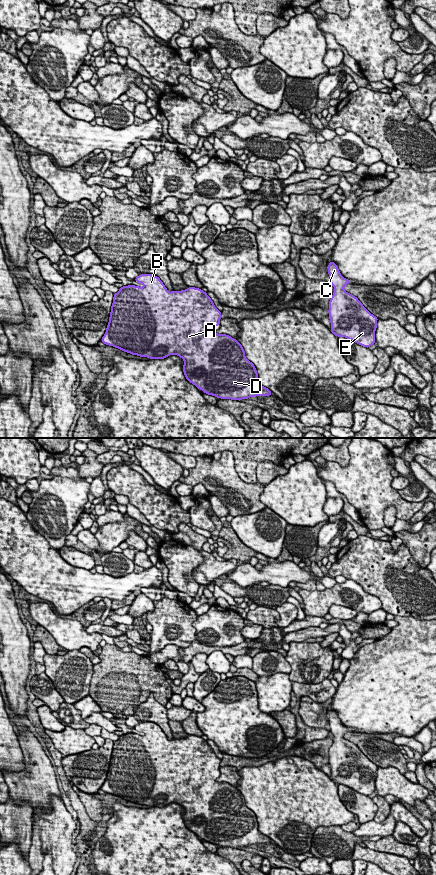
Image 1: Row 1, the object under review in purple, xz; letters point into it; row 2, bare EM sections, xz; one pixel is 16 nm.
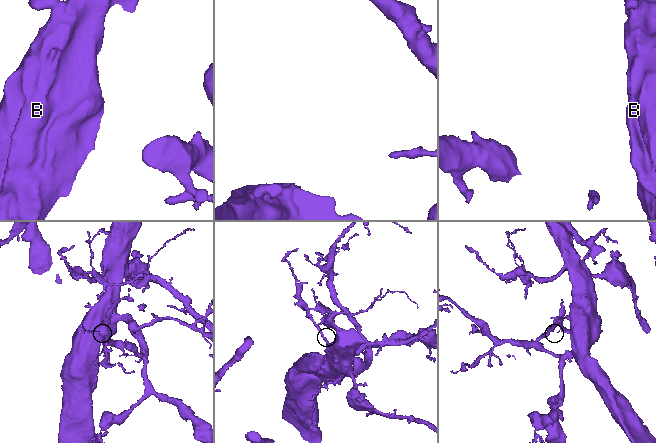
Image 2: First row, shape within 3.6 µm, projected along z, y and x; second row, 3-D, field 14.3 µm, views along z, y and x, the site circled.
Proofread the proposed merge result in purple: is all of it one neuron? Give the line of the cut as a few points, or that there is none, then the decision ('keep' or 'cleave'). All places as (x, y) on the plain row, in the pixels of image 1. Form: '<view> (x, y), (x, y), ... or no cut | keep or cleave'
no cut | keep

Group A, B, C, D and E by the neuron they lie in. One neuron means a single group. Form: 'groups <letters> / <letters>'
groups A B C D E

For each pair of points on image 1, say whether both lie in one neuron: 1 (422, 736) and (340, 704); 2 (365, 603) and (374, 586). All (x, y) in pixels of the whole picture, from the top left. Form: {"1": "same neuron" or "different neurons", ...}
{"1": "different neurons", "2": "different neurons"}

